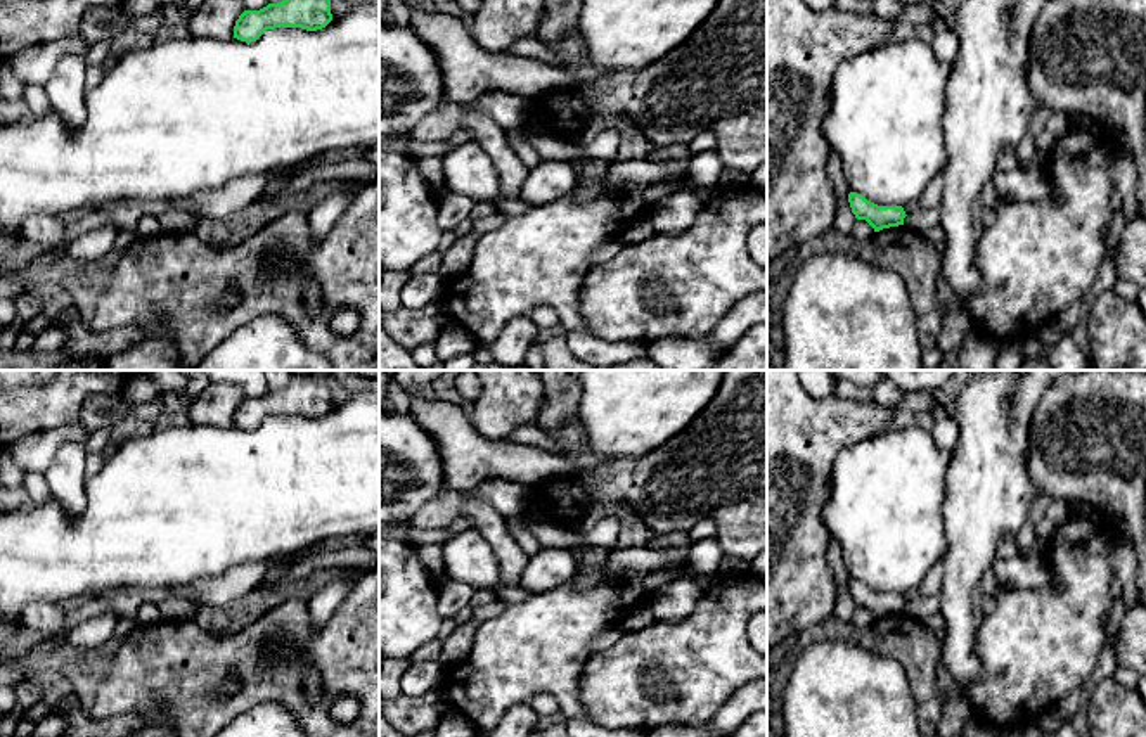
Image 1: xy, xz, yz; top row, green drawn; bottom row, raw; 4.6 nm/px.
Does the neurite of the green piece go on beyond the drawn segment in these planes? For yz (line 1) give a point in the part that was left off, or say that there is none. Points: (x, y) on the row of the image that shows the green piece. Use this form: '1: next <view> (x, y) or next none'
1: next none

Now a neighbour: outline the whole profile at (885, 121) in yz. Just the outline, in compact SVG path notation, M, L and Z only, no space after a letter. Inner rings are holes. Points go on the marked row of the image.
M917 38L881 43L838 66L822 133L840 159L850 192L878 206L909 206L943 173L949 161L943 111L950 73L952 64L940 61L928 40Z

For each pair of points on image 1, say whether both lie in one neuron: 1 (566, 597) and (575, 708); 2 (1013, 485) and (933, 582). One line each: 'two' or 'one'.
1: one
2: two

